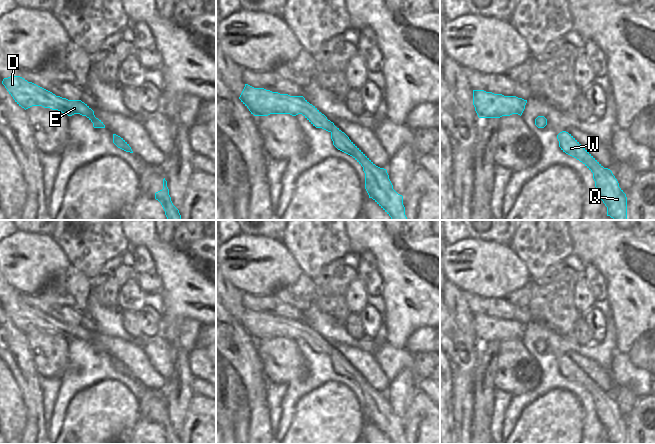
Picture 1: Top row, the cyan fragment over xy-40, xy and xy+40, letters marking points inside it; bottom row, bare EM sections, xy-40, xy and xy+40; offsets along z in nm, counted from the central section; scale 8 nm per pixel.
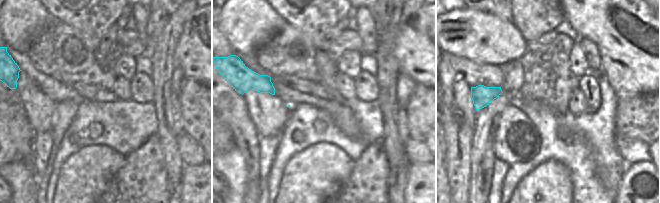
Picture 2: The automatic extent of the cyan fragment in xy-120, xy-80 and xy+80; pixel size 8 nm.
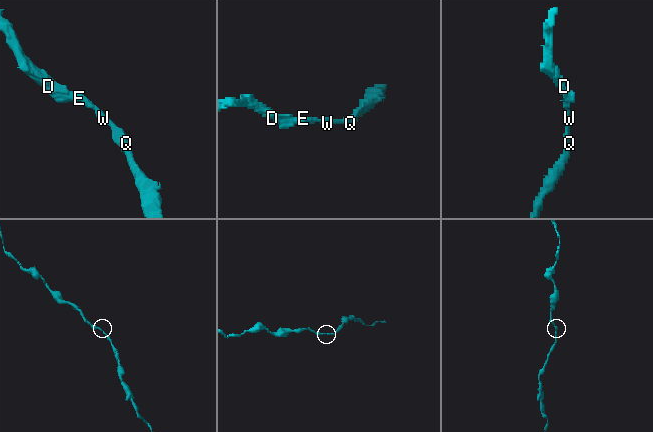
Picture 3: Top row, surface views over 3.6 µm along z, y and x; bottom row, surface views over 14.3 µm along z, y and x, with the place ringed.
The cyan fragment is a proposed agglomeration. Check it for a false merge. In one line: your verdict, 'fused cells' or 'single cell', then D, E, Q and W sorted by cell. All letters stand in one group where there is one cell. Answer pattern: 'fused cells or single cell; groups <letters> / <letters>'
single cell; groups D E Q W

